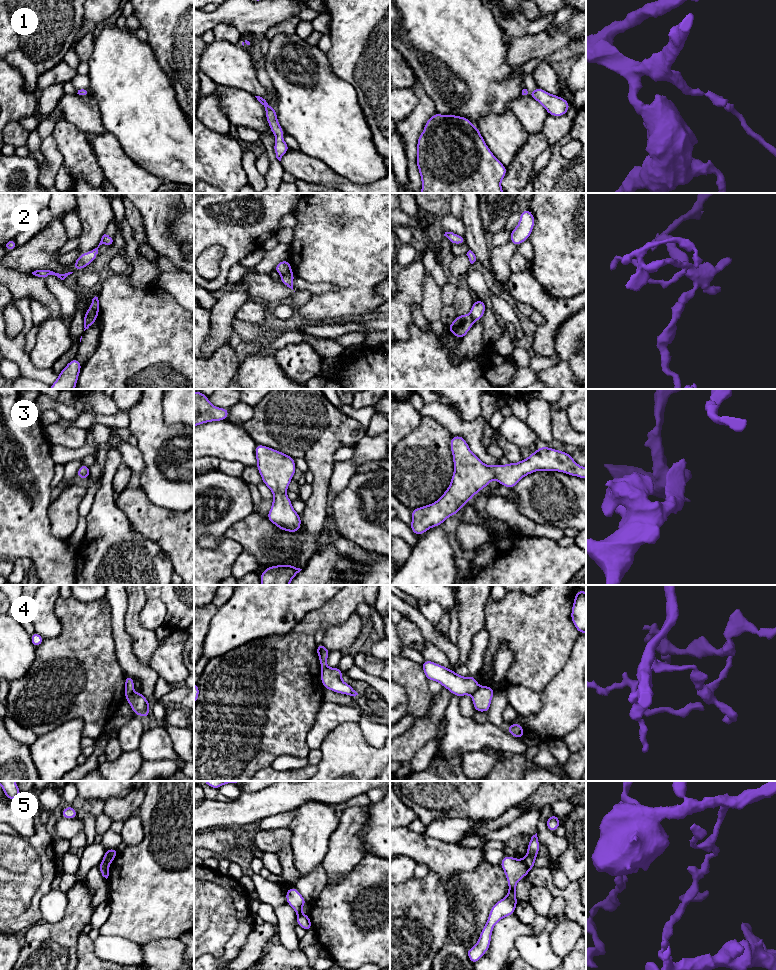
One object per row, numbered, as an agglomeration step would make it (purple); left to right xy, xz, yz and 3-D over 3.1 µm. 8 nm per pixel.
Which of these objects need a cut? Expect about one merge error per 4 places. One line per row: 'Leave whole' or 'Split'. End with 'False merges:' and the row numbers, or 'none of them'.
1: Leave whole
2: Split
3: Leave whole
4: Split
5: Split
False merges: 2, 4, 5

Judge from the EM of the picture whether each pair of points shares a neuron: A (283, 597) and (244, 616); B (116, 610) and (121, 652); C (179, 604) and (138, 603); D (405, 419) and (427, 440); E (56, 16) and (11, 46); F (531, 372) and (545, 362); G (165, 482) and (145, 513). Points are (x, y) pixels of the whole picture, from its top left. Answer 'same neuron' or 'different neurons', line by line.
A: same neuron
B: same neuron
C: different neurons
D: different neurons
E: same neuron
F: same neuron
G: different neurons

